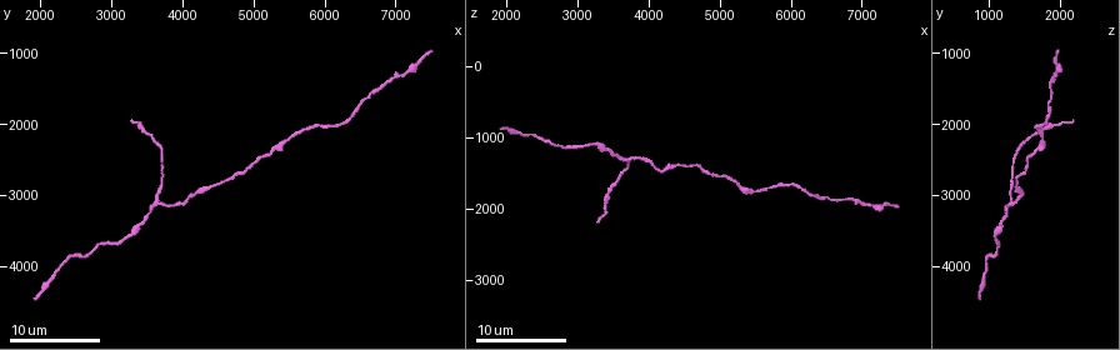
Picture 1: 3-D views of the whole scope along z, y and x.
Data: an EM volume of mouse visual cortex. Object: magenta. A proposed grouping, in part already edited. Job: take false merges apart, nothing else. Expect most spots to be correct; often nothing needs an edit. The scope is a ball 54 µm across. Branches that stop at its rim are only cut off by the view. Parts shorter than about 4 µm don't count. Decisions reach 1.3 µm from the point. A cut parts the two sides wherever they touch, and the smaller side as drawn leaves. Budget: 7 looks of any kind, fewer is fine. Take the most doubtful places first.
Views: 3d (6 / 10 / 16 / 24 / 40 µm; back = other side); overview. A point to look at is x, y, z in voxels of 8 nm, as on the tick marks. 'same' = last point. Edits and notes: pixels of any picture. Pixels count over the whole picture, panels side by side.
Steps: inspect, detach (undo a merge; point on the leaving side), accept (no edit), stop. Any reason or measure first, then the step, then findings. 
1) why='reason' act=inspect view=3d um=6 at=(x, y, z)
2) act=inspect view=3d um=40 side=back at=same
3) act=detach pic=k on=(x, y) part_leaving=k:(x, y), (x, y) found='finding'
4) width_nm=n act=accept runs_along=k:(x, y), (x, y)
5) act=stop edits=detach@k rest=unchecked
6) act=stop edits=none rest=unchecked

why='three-way junction' act=inspect view=3d um=6 at=(3600, 3050, 1300)

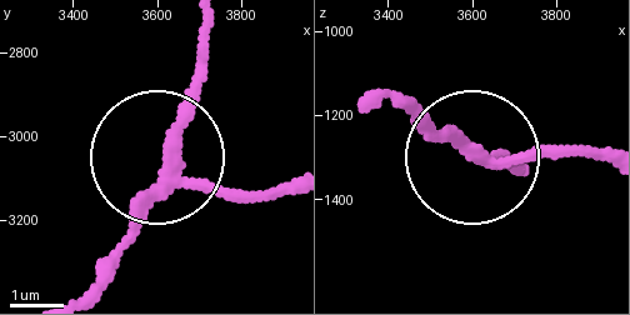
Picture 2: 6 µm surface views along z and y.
side_arm_um=15 act=accept runs_along=2:(290, 184), (209, 189), (173, 163), (169, 135), (209, 45) found='all the same cell'

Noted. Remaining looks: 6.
why='sudden change in width' act=inspect view=3d um=6 at=(3250, 3600, 1050)

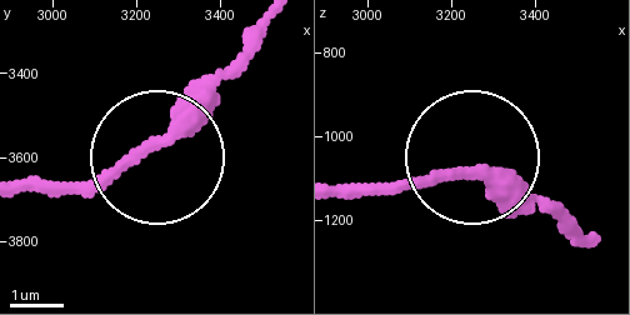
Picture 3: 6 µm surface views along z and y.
act=inspect view=3d um=6 side=back at=(3250, 3560, 1090)

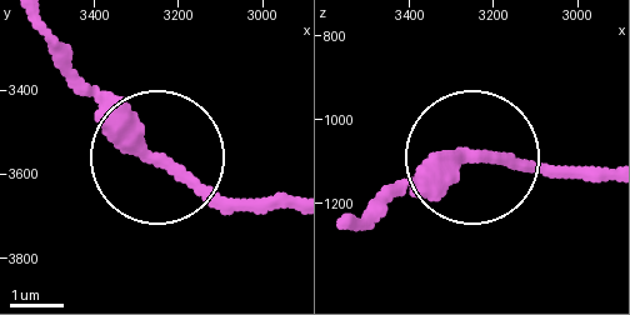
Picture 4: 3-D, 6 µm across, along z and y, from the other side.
act=accept found='all the same cell'

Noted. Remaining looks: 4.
why='thick turns thin' act=inspect view=3d um=10 at=(4200, 3000, 1450)

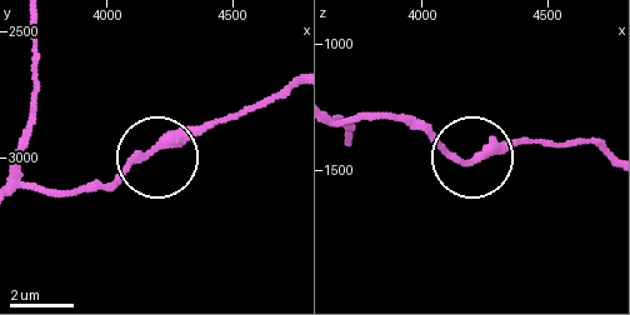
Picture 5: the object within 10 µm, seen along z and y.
width_nm=260 act=accept runs_along=5:(599, 149), (498, 143), (456, 159), (411, 121) found='all the same cell'

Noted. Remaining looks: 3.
why='sudden change in width' act=inspect view=3d um=16 at=(5250, 2400, 1600)

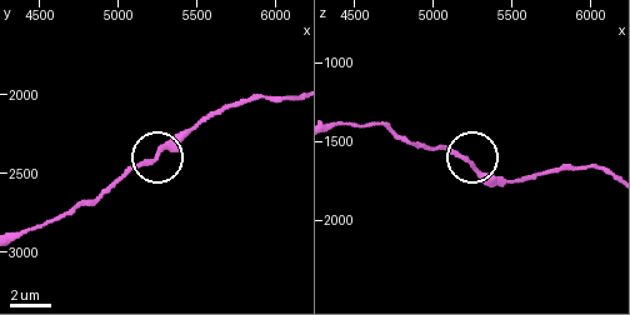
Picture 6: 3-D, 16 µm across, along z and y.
width_nm=200 act=accept runs_along=6:(75, 209), (154, 160), (188, 131) found='all the same cell'

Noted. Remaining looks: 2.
act=stop edits=none rest=unchecked

